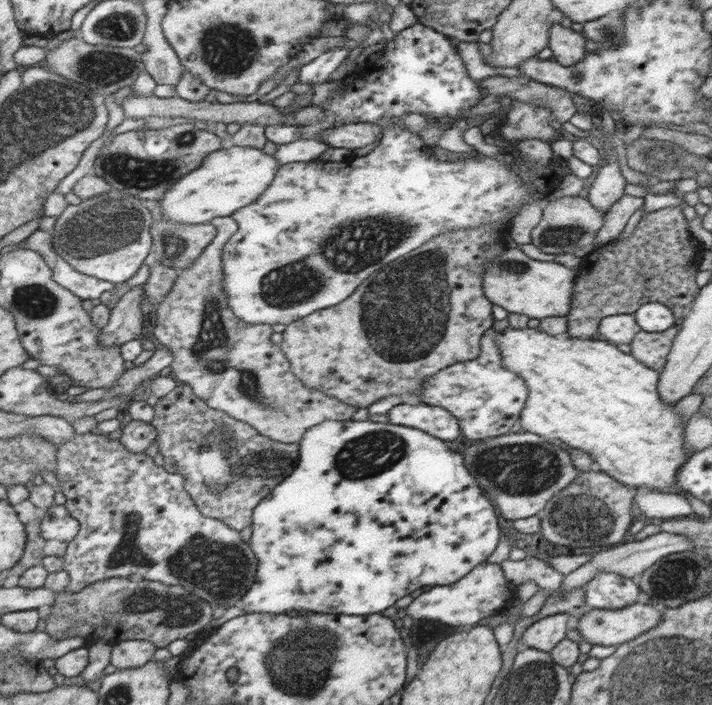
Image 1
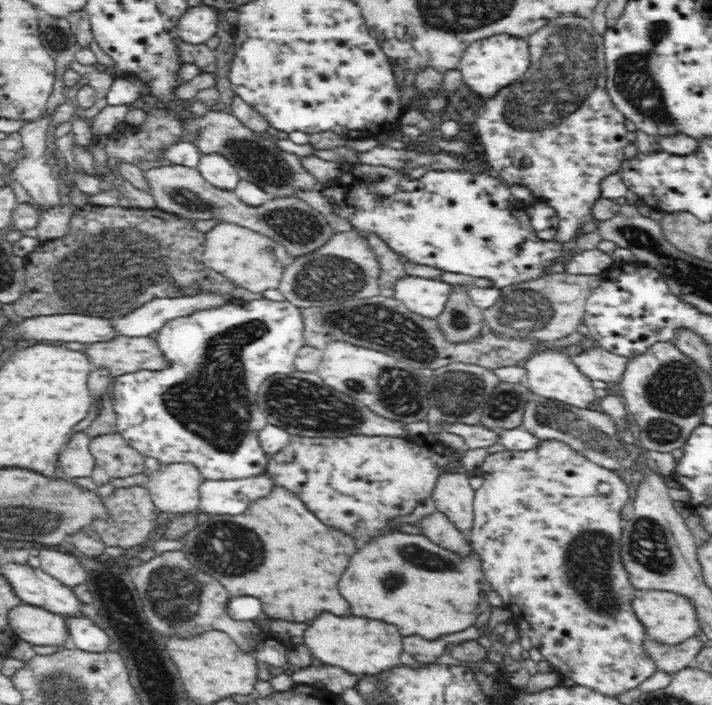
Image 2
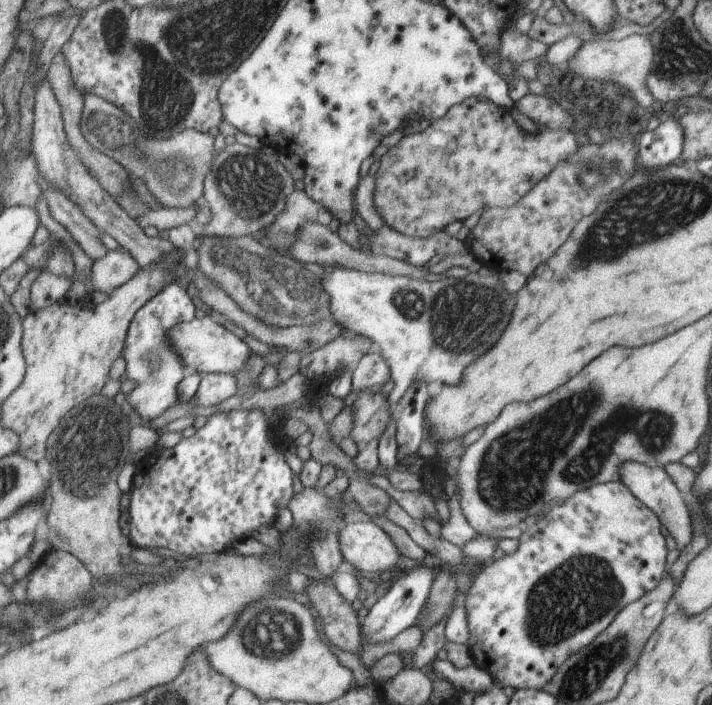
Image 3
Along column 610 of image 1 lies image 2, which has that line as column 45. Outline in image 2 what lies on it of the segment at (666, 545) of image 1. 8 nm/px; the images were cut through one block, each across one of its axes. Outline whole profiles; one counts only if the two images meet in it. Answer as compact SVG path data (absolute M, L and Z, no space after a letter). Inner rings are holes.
M45 548L39 550L39 567L50 576L59 580L66 586L76 586L86 582L87 571L82 567L79 559L73 554L66 554L55 549Z

